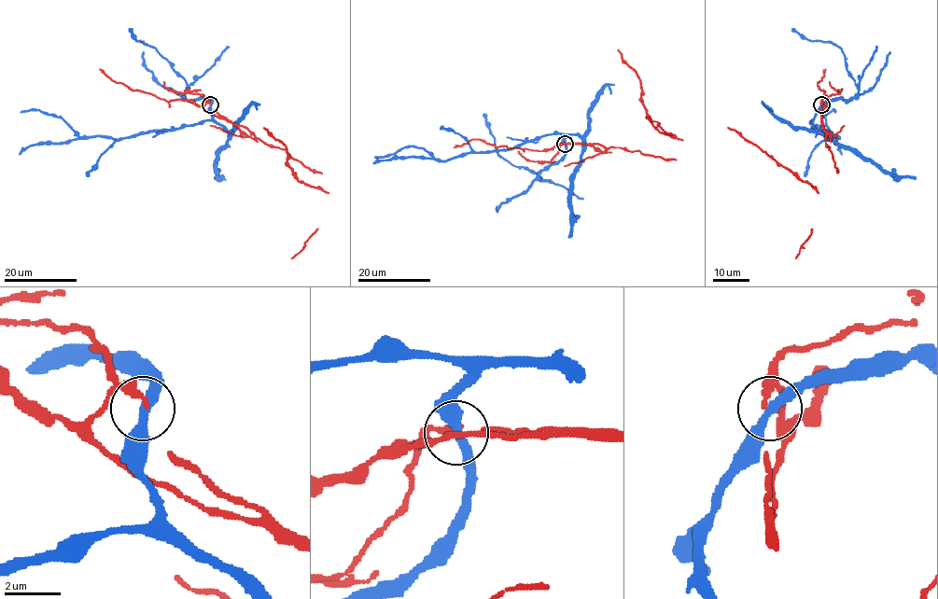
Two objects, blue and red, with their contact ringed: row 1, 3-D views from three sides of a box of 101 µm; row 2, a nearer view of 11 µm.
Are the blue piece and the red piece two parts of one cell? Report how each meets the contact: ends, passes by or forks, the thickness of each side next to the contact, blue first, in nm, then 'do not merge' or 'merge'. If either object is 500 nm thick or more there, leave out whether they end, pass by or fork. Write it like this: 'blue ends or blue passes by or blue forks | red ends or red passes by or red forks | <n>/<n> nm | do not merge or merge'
blue passes by | red ends | 320/200 nm | do not merge

